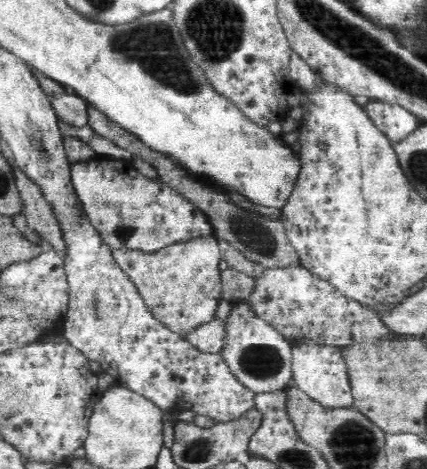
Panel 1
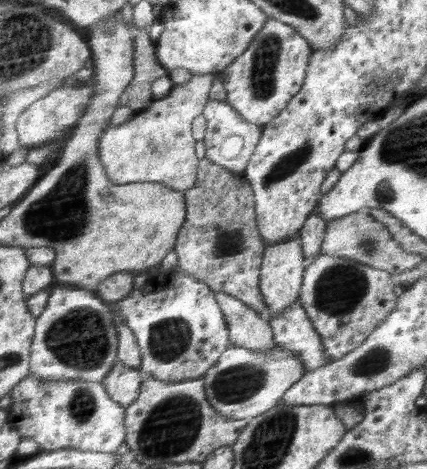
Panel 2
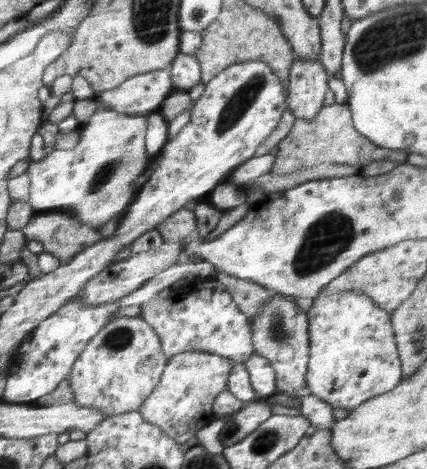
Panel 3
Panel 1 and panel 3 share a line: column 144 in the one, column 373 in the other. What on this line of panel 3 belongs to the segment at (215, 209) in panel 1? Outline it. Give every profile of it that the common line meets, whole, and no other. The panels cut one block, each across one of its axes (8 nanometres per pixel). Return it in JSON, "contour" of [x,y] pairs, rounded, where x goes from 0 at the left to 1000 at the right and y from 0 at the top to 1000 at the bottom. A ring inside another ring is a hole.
{"contour":[[[810,220],[756,224],[747,243],[731,256],[693,252],[689,241],[672,235],[632,294],[604,316],[600,330],[625,330],[646,309],[653,311],[653,322],[642,335],[637,358],[630,362],[632,371],[679,371],[693,362],[745,354],[756,345],[815,350],[815,354],[850,358],[878,341],[913,339],[939,352],[956,333],[951,324],[939,320],[890,316],[871,307],[857,290],[829,271],[822,228]]]}

